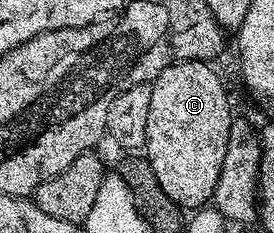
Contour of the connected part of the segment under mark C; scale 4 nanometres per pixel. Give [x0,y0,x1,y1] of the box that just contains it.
[145,62,231,212]

